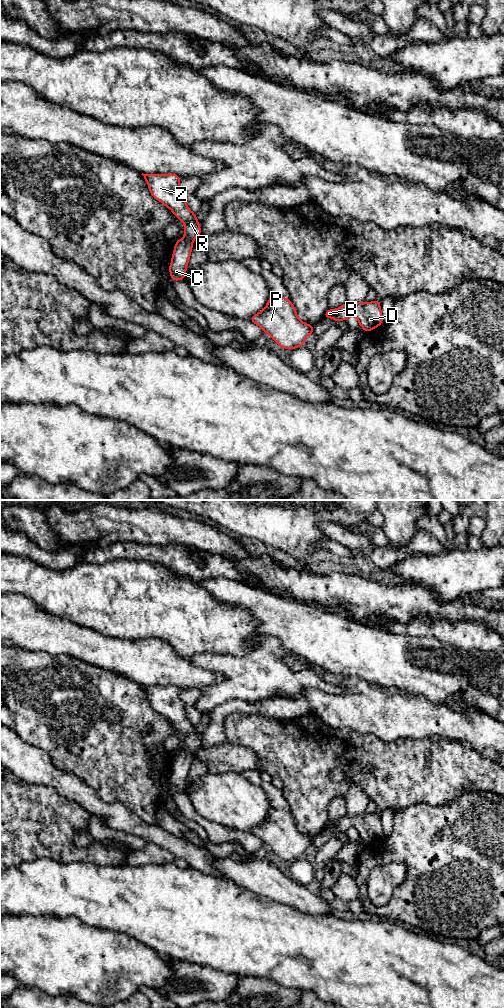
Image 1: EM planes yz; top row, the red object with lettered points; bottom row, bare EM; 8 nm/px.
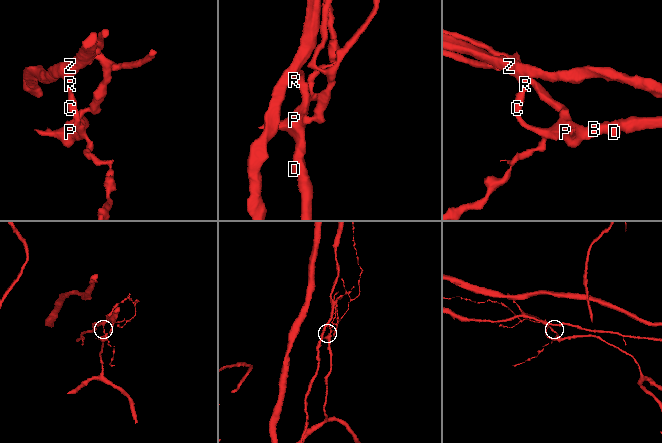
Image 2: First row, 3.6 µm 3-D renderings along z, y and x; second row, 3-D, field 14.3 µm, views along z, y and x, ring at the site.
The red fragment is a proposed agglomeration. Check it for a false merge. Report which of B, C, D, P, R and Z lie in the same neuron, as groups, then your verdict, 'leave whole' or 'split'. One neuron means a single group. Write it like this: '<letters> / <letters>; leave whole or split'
B C D P / R Z; split

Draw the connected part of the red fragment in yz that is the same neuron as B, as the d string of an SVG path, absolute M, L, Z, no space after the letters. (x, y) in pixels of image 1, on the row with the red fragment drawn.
M380 300L373 302L345 303L336 310L327 309L323 318L332 318L336 322L346 321L355 316L365 332L369 332L383 323Z

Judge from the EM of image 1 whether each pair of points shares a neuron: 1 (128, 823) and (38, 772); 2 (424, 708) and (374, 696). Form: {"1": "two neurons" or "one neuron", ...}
{"1": "one neuron", "2": "one neuron"}

